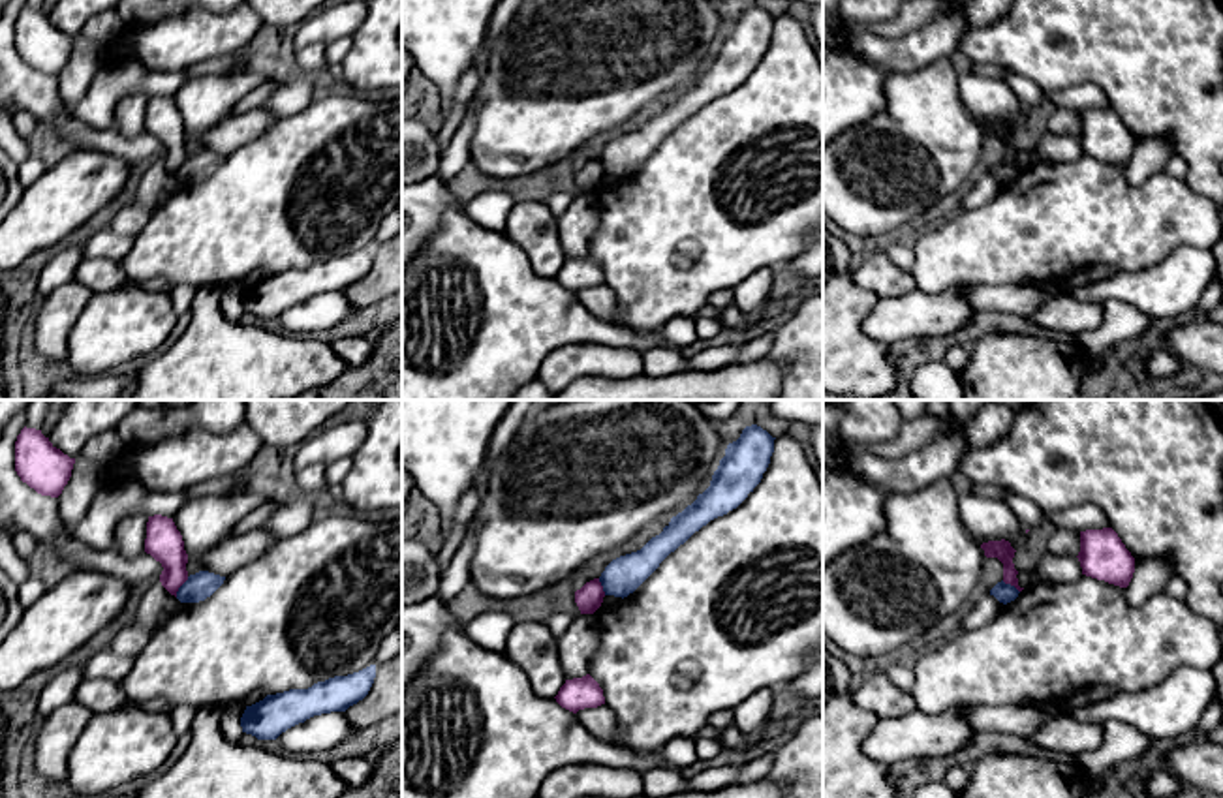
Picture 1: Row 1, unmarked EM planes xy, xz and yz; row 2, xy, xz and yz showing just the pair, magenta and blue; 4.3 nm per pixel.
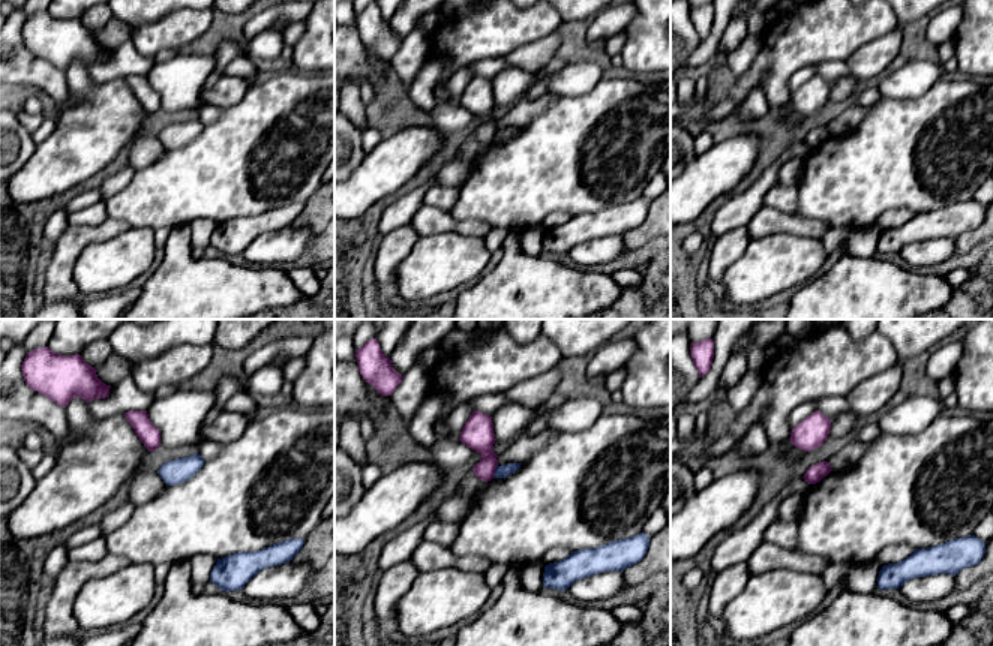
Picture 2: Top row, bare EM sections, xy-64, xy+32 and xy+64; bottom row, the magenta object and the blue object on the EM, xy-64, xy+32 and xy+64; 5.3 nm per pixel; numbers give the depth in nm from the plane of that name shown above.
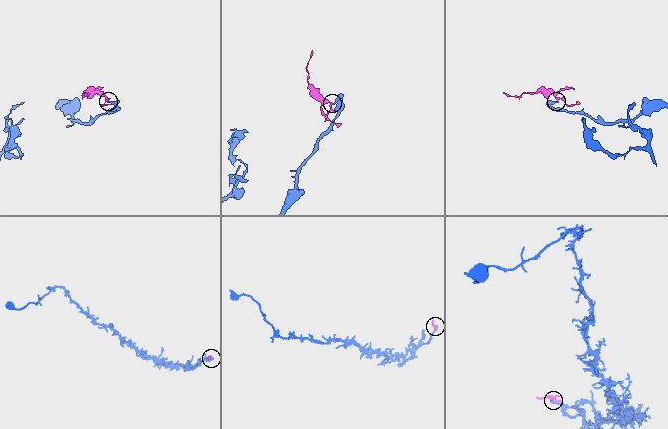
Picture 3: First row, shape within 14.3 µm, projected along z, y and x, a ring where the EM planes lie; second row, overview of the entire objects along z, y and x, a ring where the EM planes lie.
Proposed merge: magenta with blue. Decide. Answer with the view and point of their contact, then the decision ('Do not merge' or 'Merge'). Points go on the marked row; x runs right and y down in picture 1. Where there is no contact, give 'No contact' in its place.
Touches magenta at xy (181, 584). Do not merge

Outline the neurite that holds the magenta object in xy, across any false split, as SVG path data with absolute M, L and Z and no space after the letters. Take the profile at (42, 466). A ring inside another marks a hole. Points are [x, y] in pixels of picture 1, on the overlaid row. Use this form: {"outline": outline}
{"outline": "M23 428L15 441L15 471L41 496L58 498L71 477L75 458L56 449L36 428Z"}

